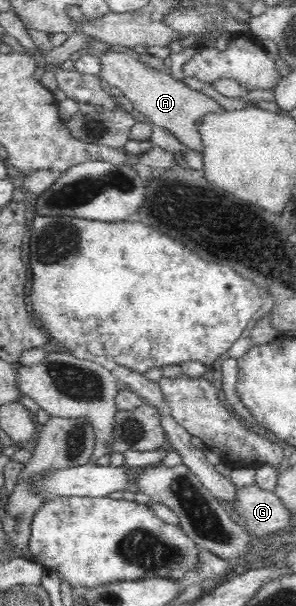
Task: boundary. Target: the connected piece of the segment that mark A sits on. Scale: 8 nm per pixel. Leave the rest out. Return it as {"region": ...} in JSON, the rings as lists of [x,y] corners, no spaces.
{"region":[[[115,51],[97,56],[102,64],[98,78],[120,89],[124,95],[123,101],[132,111],[152,125],[158,124],[170,130],[189,149],[202,152],[204,144],[198,125],[206,115],[224,112],[224,107],[220,107],[205,94],[184,85],[184,82],[172,78],[167,70],[150,68],[148,63],[140,62],[138,58]]]}

